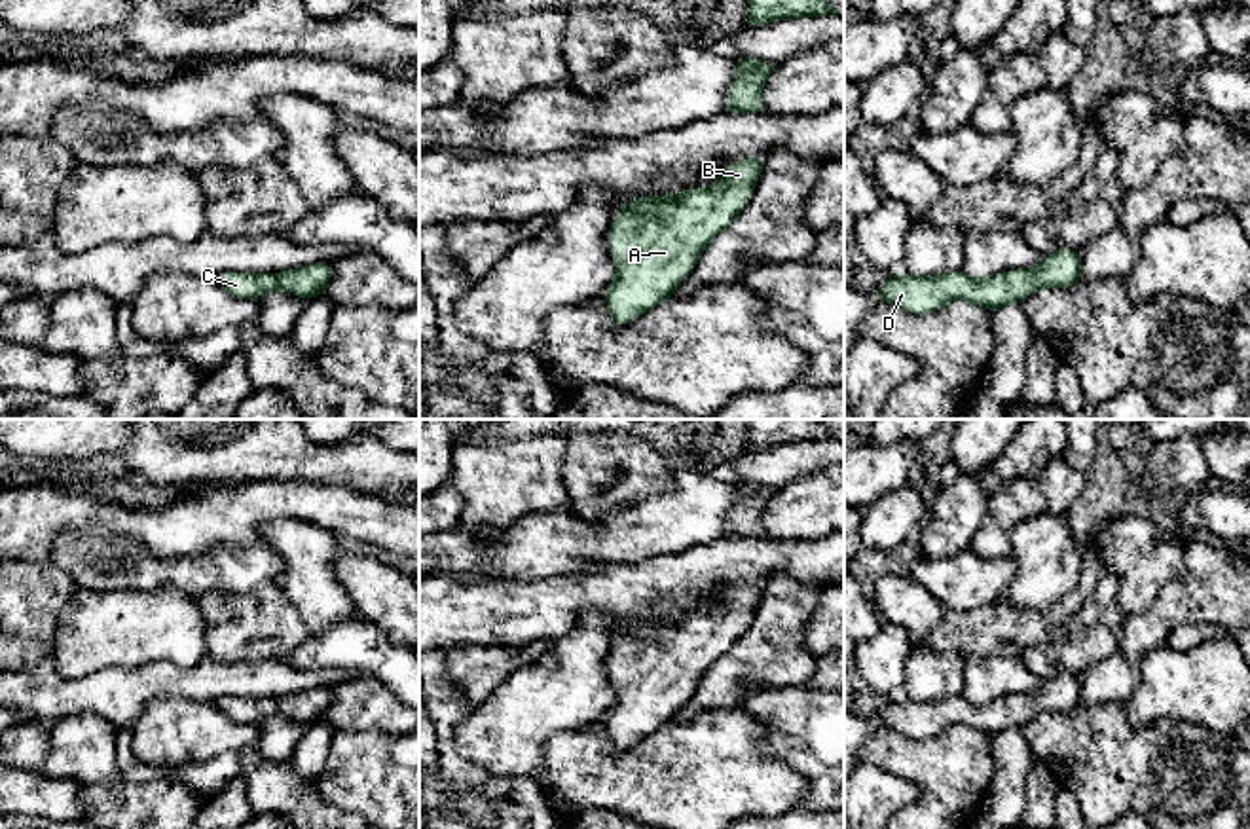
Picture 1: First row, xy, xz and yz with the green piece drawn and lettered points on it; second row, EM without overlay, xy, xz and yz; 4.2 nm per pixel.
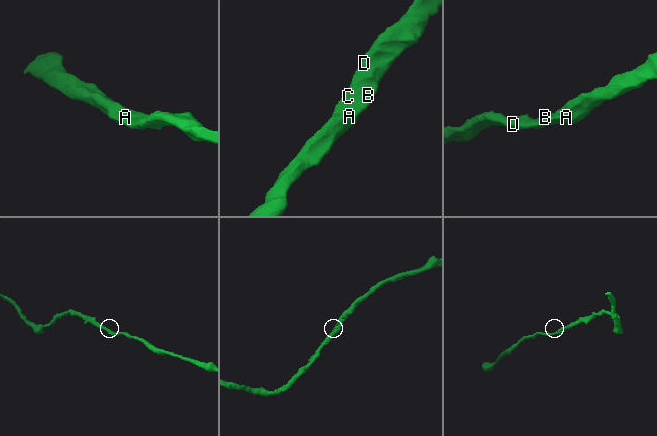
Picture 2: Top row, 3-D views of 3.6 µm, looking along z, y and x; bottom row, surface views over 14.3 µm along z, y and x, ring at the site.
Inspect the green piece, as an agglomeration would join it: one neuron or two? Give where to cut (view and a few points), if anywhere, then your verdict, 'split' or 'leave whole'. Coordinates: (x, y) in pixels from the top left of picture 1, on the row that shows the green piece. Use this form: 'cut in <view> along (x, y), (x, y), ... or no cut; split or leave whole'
no cut; leave whole

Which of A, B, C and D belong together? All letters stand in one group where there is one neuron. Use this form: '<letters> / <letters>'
A B C D

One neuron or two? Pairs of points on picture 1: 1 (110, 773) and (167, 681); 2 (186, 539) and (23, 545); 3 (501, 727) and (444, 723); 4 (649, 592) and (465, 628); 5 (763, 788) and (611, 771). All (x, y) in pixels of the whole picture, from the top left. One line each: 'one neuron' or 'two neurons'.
1: two neurons
2: one neuron
3: two neurons
4: one neuron
5: one neuron

